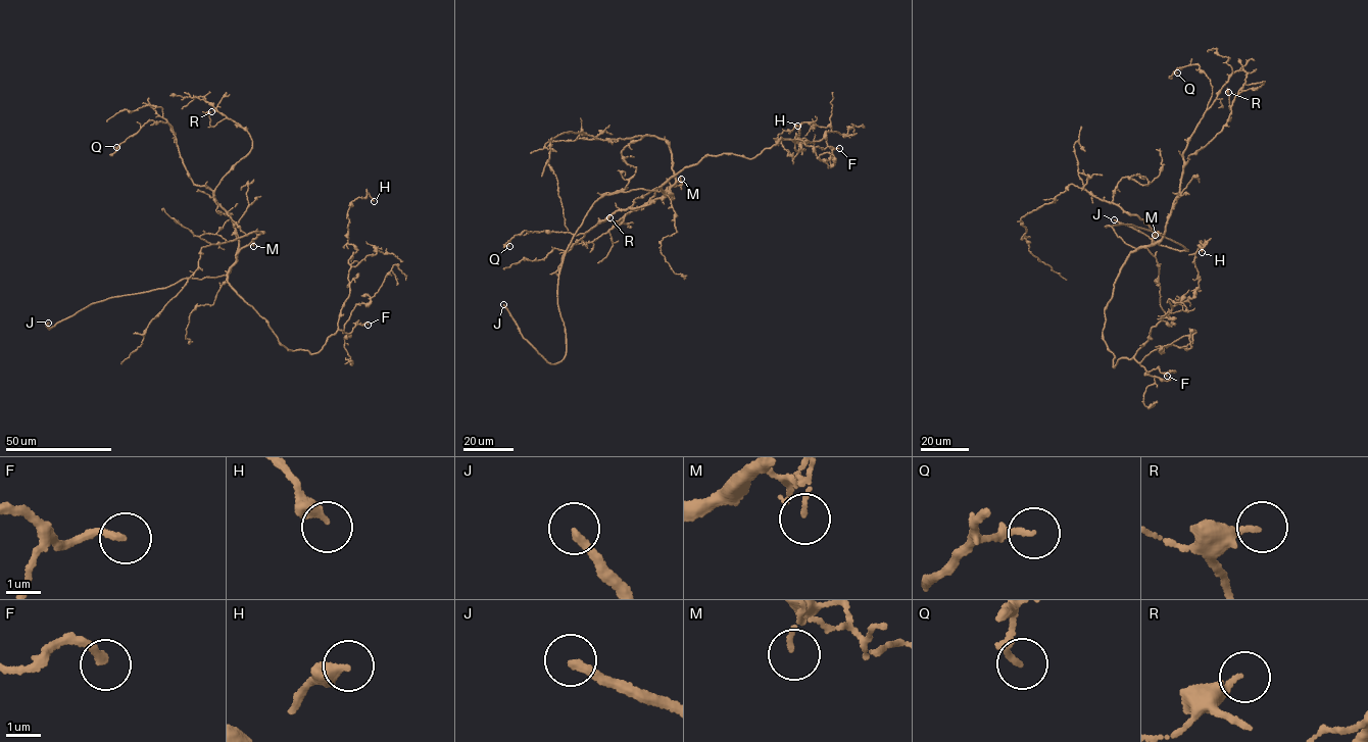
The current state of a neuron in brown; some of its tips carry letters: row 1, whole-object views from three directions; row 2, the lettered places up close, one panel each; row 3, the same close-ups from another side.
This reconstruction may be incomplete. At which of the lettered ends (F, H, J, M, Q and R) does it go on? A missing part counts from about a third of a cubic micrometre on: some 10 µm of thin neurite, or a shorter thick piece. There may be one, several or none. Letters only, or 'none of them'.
F, J

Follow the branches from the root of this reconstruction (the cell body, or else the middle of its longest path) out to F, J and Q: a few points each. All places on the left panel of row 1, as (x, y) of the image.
F: (227, 280), (289, 350), (318, 353), (338, 330), (350, 333), (356, 325), (368, 325)
J: (227, 280), (225, 275), (181, 279), (164, 288), (92, 302), (50, 330), (46, 326), (48, 323)
Q: (227, 280), (237, 260), (236, 228), (213, 192), (190, 178), (173, 127), (148, 120), (116, 147)

